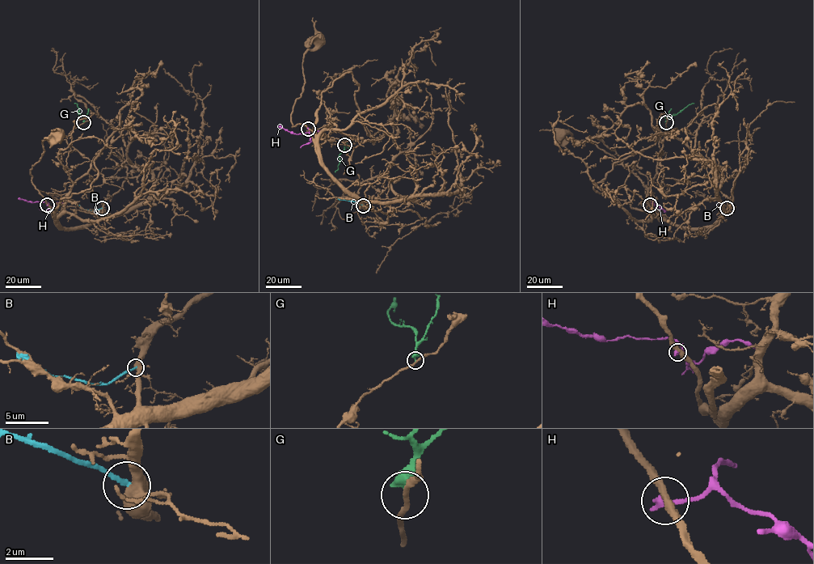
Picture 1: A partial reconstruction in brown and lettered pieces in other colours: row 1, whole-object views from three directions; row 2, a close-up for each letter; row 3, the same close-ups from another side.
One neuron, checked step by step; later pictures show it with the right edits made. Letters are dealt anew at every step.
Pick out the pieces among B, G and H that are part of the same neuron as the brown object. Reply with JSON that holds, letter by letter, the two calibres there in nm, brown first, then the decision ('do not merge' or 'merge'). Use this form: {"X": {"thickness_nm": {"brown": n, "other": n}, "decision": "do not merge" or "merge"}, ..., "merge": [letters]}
{"B": {"thickness_nm": {"brown": 440, "other": 190}, "decision": "do not merge"}, "G": {"thickness_nm": {"brown": 190, "other": 440}, "decision": "do not merge"}, "H": {"thickness_nm": {"brown": 360, "other": 320}, "decision": "do not merge"}, "merge": []}

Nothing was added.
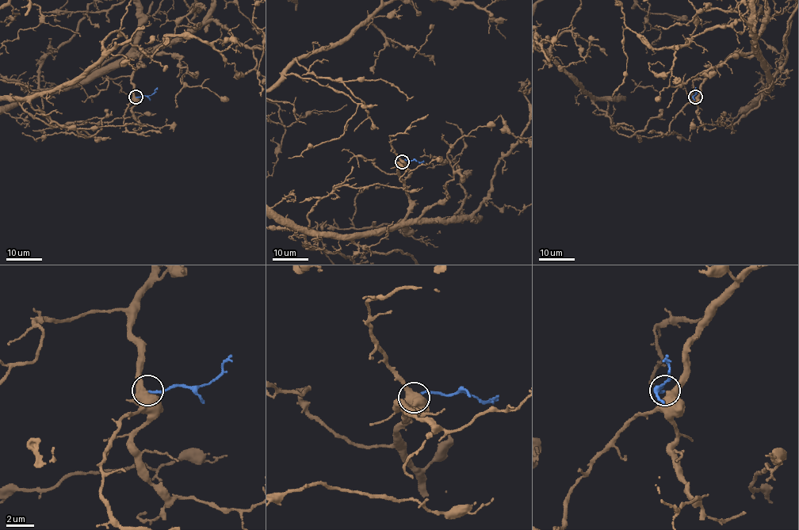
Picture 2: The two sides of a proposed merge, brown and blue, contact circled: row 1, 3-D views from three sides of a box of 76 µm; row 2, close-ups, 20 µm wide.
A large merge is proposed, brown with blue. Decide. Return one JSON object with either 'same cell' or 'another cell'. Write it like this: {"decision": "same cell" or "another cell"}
{"decision": "same cell"}

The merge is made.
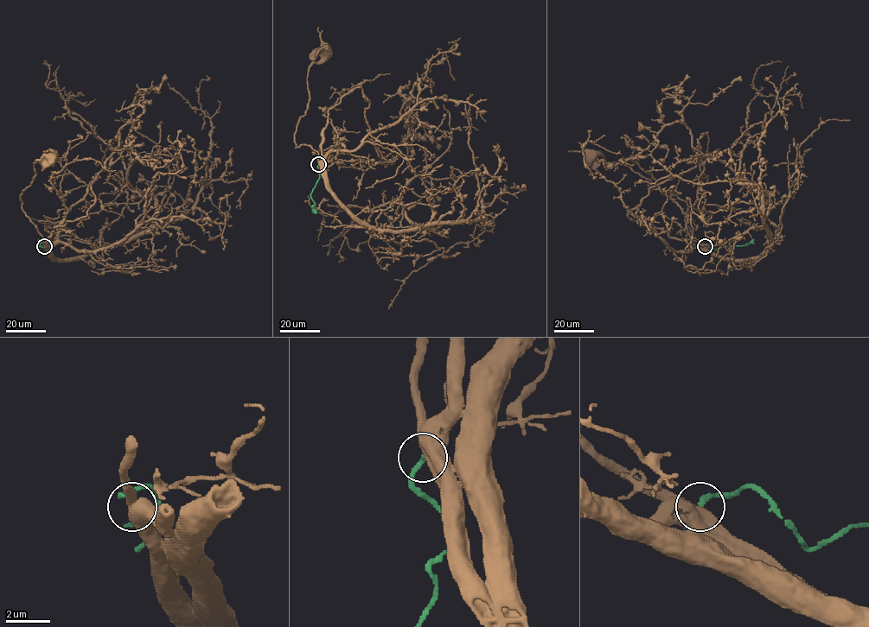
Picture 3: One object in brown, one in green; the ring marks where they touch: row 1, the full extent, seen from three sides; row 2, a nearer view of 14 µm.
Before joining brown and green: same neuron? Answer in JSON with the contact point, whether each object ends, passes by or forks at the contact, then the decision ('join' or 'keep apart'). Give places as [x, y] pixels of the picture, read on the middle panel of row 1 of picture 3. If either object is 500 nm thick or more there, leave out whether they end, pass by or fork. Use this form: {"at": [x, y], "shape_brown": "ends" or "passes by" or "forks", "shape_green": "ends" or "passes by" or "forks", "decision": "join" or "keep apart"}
{"at": [318, 164], "decision": "keep apart"}

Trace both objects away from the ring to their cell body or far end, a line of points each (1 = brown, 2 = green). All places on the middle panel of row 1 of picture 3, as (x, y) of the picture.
1: (319, 164), (318, 153), (310, 146), (296, 147), (295, 134), (309, 98), (308, 68), (321, 60), (326, 50)
2: (318, 164), (322, 172), (310, 193), (315, 205), (312, 207), (316, 213)

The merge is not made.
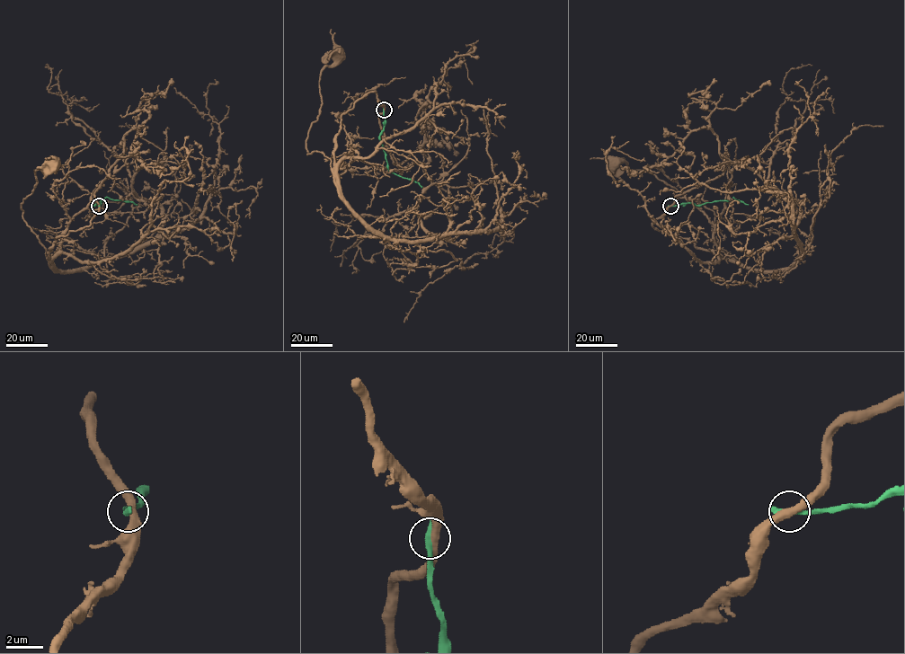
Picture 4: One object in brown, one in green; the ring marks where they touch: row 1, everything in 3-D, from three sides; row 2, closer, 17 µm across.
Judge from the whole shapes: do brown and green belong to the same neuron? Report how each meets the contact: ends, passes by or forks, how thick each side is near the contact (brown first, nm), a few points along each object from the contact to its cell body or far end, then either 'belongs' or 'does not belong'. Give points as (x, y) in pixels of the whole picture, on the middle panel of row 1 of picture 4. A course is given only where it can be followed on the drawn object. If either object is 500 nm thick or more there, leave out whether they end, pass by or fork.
brown passes by | green ends | 400/360 nm | brown via (384, 109), (369, 92), (341, 116), (332, 168), (323, 153), (307, 154), (320, 72), (339, 53) | green via (384, 109), (384, 127), (379, 140), (387, 168), (391, 172), (412, 180), (421, 187) | does not belong

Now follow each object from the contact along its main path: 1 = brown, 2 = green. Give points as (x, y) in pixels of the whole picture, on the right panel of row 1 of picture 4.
1: (669, 206), (652, 226), (728, 258), (714, 237), (714, 213), (653, 174), (629, 170), (624, 162), (614, 163)
2: (669, 206), (687, 203), (701, 205), (733, 198), (748, 205)

